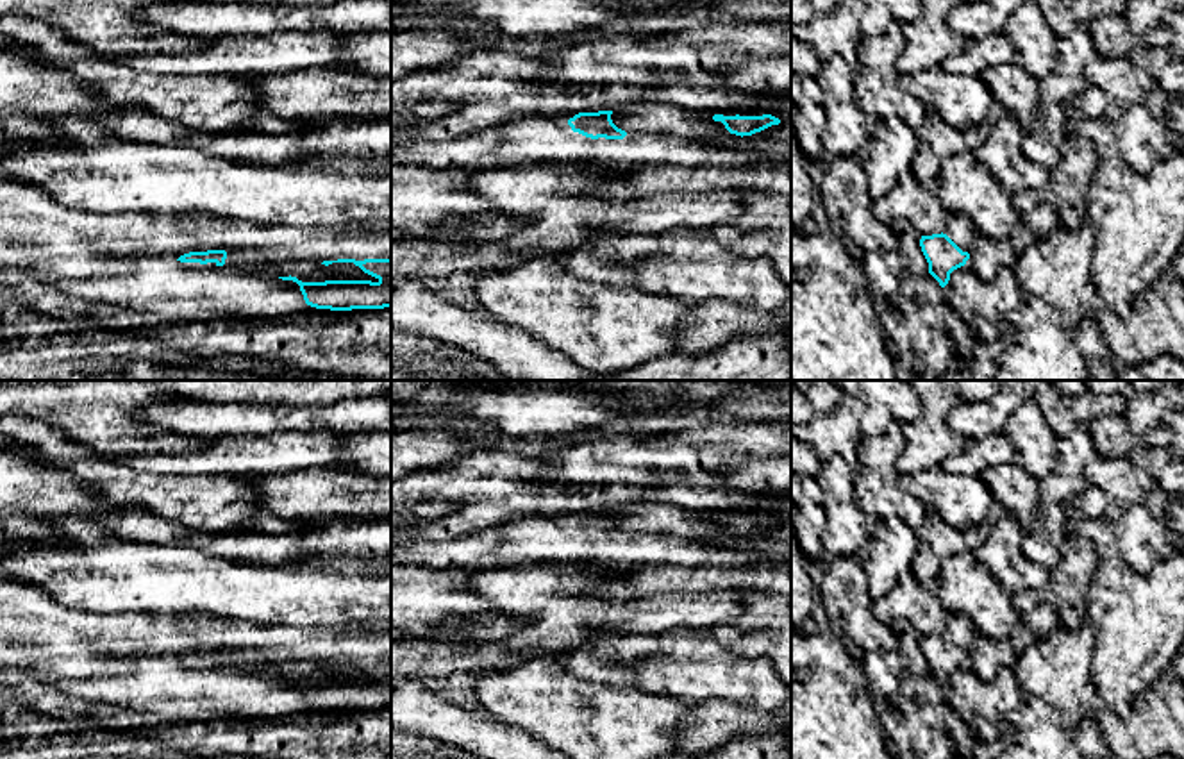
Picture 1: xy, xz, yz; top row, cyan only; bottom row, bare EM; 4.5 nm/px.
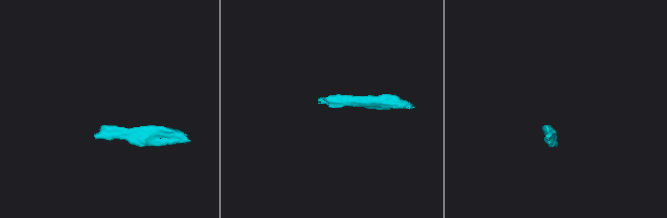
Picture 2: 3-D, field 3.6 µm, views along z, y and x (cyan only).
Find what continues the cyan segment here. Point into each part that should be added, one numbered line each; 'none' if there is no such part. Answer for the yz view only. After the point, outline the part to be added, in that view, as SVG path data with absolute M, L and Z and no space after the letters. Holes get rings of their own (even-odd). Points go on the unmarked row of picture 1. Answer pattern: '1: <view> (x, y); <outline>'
1: yz (959, 629); M948 613L943 634L946 634L963 652L968 652L977 632L963 613Z

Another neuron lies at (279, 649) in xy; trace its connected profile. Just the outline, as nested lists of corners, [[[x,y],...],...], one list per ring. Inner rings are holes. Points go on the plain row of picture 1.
[[[286,625],[273,627],[255,627],[254,632],[254,648],[250,652],[243,650],[225,650],[227,659],[223,666],[252,671],[264,677],[296,677],[302,682],[325,682],[325,680],[371,680],[379,679],[364,673],[354,663],[339,663],[339,641],[346,627],[313,627],[313,629],[296,629]]]

